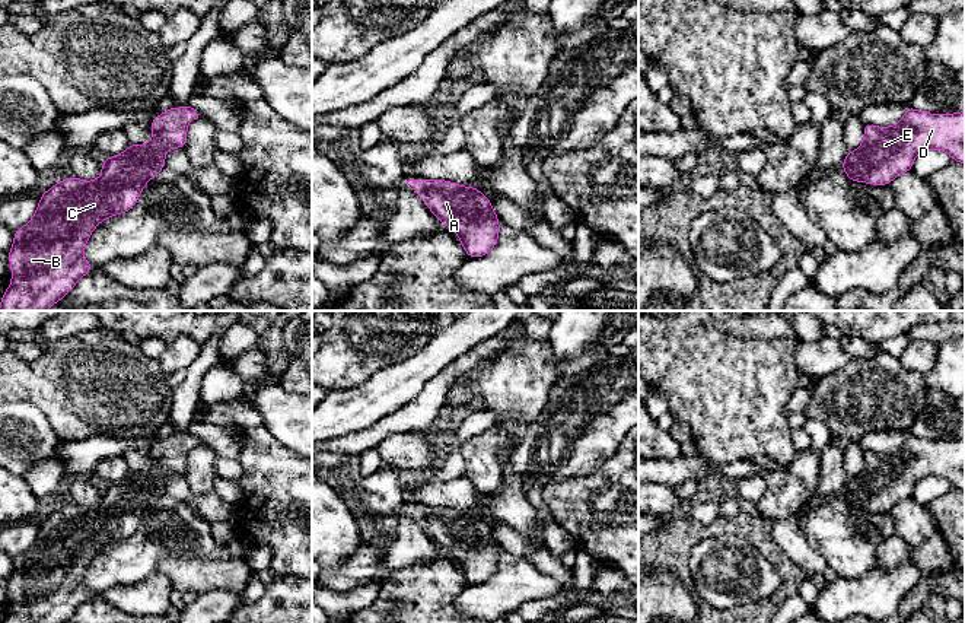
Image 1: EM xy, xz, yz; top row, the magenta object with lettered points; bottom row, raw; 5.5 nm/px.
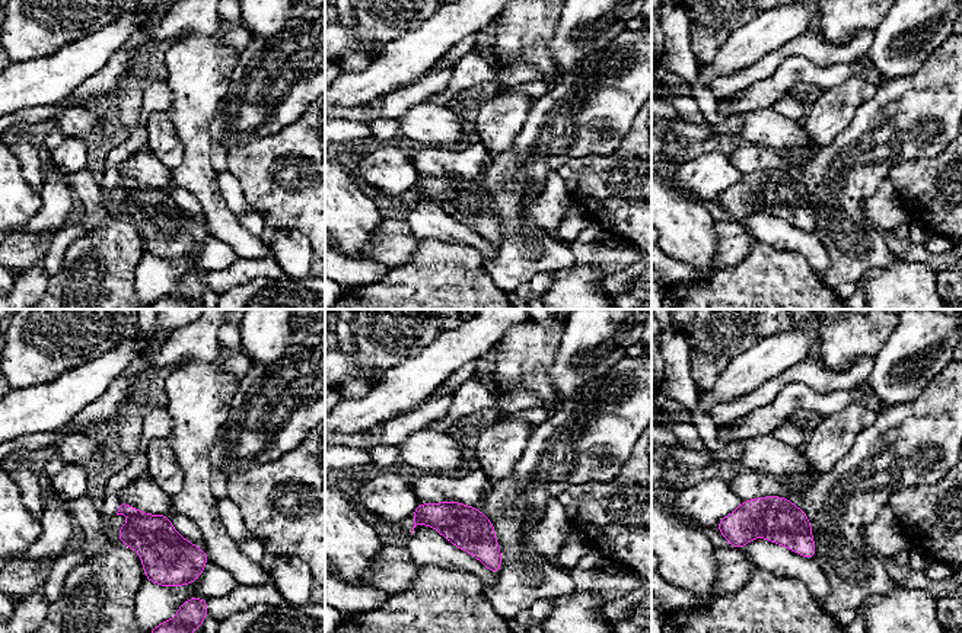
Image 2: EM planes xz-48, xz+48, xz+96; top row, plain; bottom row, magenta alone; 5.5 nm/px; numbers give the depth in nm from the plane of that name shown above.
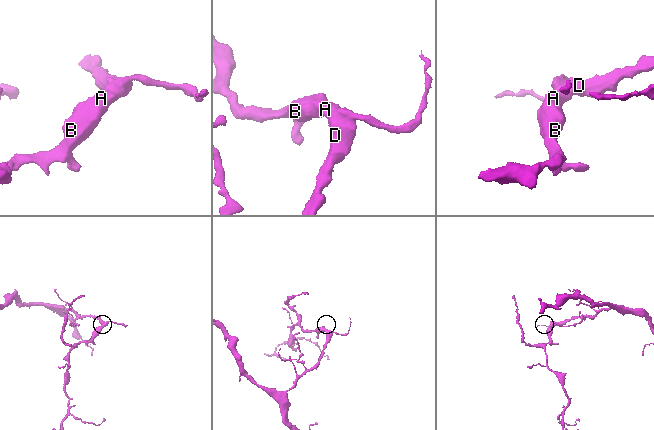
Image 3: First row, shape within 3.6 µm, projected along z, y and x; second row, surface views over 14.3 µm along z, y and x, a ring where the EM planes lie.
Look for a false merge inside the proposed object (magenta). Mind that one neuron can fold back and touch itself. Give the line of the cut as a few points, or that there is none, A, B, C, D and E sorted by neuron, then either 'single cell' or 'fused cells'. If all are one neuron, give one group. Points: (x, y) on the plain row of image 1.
no cut | A B C D E | single cell

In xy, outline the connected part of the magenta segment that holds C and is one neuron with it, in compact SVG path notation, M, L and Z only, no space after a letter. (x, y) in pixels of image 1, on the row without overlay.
M172 433L153 444L152 468L141 473L130 470L121 481L102 486L102 499L96 508L83 508L71 502L41 521L34 544L23 554L13 557L13 573L7 579L12 611L3 623L66 623L80 604L95 595L83 584L93 556L102 547L130 538L136 533L143 514L166 495L165 479L169 474L185 477L187 454L197 445L191 433Z

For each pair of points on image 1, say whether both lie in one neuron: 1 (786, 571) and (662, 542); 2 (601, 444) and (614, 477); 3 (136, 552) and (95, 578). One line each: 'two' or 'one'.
1: one
2: two
3: one

